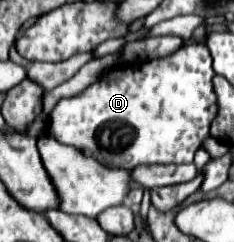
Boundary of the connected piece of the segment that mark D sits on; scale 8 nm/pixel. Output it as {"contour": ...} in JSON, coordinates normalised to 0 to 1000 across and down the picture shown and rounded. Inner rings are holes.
{"contour":[[[803,186],[692,244],[504,260],[342,393],[282,401],[239,426],[214,467],[214,558],[274,599],[342,616],[368,649],[402,649],[436,682],[504,698],[667,674],[821,674],[829,632],[889,566],[897,508],[923,475],[923,393],[906,368],[915,310],[906,236],[880,186]]]}

